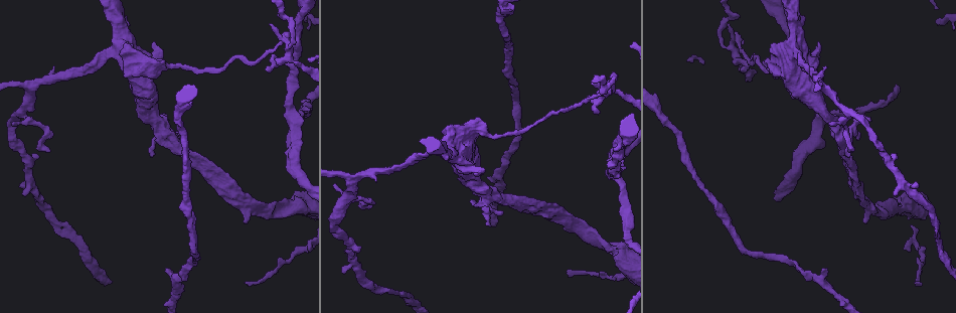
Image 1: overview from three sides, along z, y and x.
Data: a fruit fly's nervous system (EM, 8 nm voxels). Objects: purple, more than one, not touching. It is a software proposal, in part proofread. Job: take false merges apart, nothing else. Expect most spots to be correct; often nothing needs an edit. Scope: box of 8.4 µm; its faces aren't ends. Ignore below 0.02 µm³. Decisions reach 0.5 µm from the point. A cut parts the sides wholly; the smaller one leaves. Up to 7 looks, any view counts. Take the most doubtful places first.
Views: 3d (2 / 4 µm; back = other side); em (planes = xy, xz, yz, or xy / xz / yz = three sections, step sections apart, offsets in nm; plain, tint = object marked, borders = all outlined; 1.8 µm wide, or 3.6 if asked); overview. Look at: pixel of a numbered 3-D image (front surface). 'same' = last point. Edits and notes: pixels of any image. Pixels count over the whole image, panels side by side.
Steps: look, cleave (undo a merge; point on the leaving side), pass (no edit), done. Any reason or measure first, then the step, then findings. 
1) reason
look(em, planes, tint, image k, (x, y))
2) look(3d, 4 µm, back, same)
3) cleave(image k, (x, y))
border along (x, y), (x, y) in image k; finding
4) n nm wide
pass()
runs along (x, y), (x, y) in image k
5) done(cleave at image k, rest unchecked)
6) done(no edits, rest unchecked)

three arms meet
look(em, yz, step 8, tint, image 1, (286, 47))

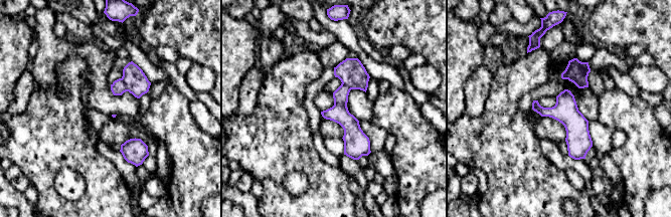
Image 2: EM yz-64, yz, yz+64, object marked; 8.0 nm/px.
cut it another way
look(em, planes, borders, same)

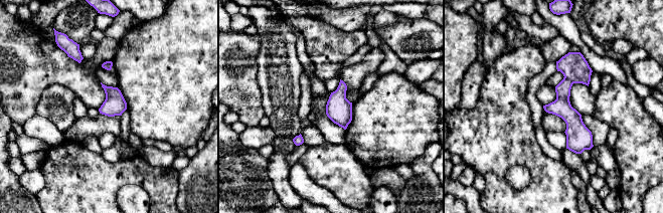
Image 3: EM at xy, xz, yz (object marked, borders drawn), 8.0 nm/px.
cleave(image 3, (561, 107))
border along (564, 76), (572, 83) in image 3; a second neuron is stuck on

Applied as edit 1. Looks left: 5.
redraw
look(overview)

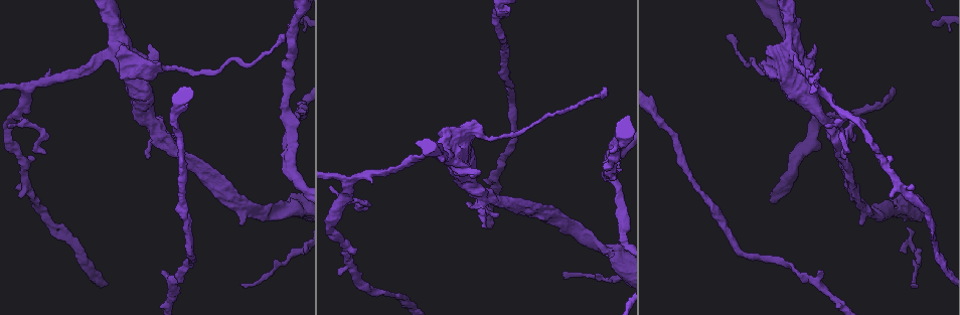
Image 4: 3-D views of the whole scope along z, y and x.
thin arm on a thick one
look(em, 3.6 µm, planes, plain, image 4, (113, 52))

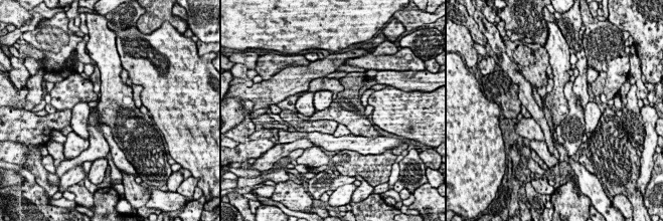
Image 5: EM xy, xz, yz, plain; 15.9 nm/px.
look(em, 3.6 µm, planes, tint, same)

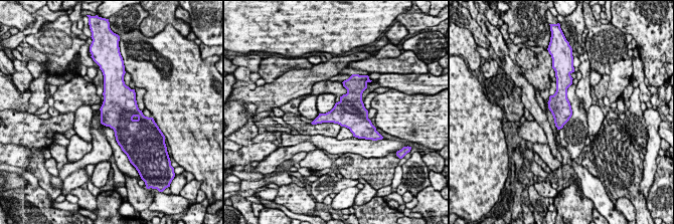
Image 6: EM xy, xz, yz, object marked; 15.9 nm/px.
pass()
one neuron here

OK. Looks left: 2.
branch point
look(em, planes, plain, image 4, (836, 137))

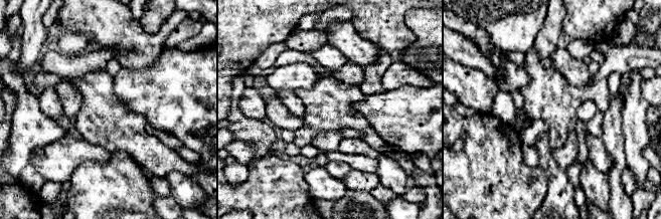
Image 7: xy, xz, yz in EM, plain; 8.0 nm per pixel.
where the object lies
look(em, planes, tint, same)

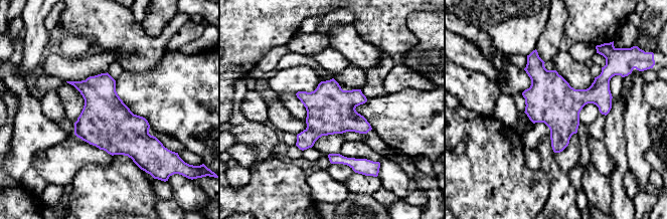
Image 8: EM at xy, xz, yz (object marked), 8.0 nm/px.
pass()
all the same neuron

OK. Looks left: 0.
done(cleave at image 3, rest unchecked)

